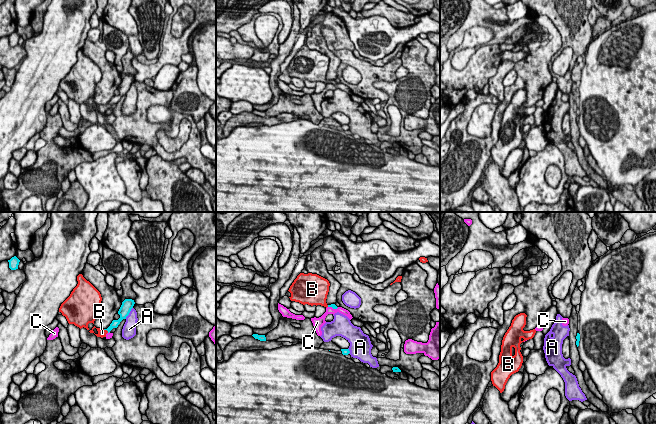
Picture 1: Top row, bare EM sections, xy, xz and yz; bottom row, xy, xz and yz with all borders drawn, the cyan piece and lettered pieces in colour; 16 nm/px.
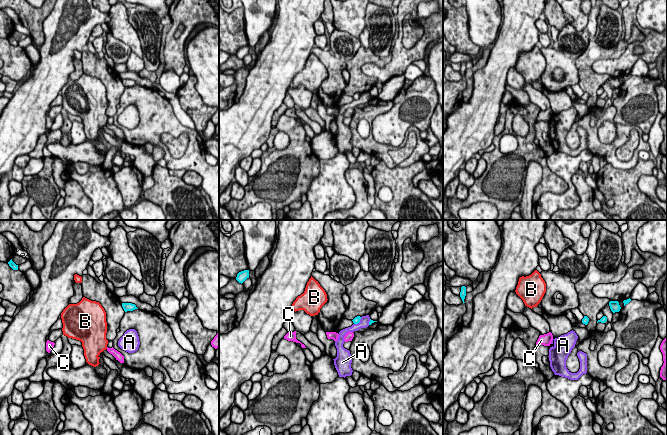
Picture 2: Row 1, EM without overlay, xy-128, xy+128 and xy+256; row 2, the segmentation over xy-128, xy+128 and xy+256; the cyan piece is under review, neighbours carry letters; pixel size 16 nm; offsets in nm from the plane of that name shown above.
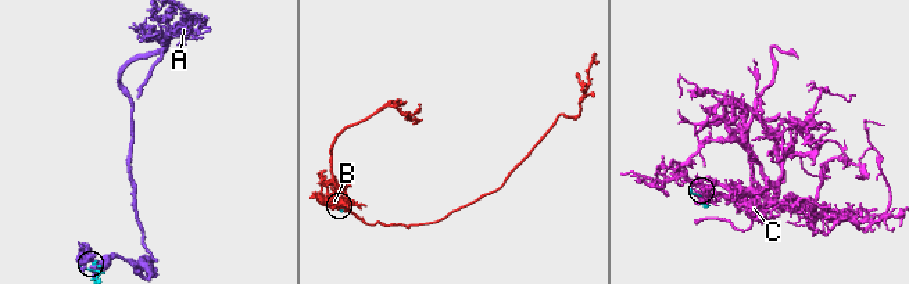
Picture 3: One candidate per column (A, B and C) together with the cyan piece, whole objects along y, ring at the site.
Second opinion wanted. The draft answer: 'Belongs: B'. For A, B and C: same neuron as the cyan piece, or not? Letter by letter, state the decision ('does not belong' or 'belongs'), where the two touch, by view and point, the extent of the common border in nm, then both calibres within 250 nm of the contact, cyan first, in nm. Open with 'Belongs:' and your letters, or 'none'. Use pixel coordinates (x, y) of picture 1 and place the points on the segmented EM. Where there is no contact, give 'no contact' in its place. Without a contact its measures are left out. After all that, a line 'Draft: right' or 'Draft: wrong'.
Belongs: B
A: does not belong; contact xy (129, 312); length 220 nm; calibres 180 and 200 nm
B: belongs; contact xy (106, 329); length 110 nm; calibres 120 and 130 nm
C: does not belong; contact xz (333, 308); length 180 nm; calibres 70 and 130 nm
Draft: right

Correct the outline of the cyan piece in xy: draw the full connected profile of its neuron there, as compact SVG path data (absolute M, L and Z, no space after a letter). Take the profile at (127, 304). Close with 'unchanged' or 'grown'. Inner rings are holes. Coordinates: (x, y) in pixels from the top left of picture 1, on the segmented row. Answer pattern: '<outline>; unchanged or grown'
M125 299L122 302L122 305L118 311L118 314L120 315L120 318L118 320L113 320L110 326L107 329L101 329L101 328L96 328L98 333L95 334L97 337L106 337L106 334L109 333L113 328L117 328L120 322L123 319L126 319L126 317L129 315L131 309L133 308L135 302L132 299Z; grown

